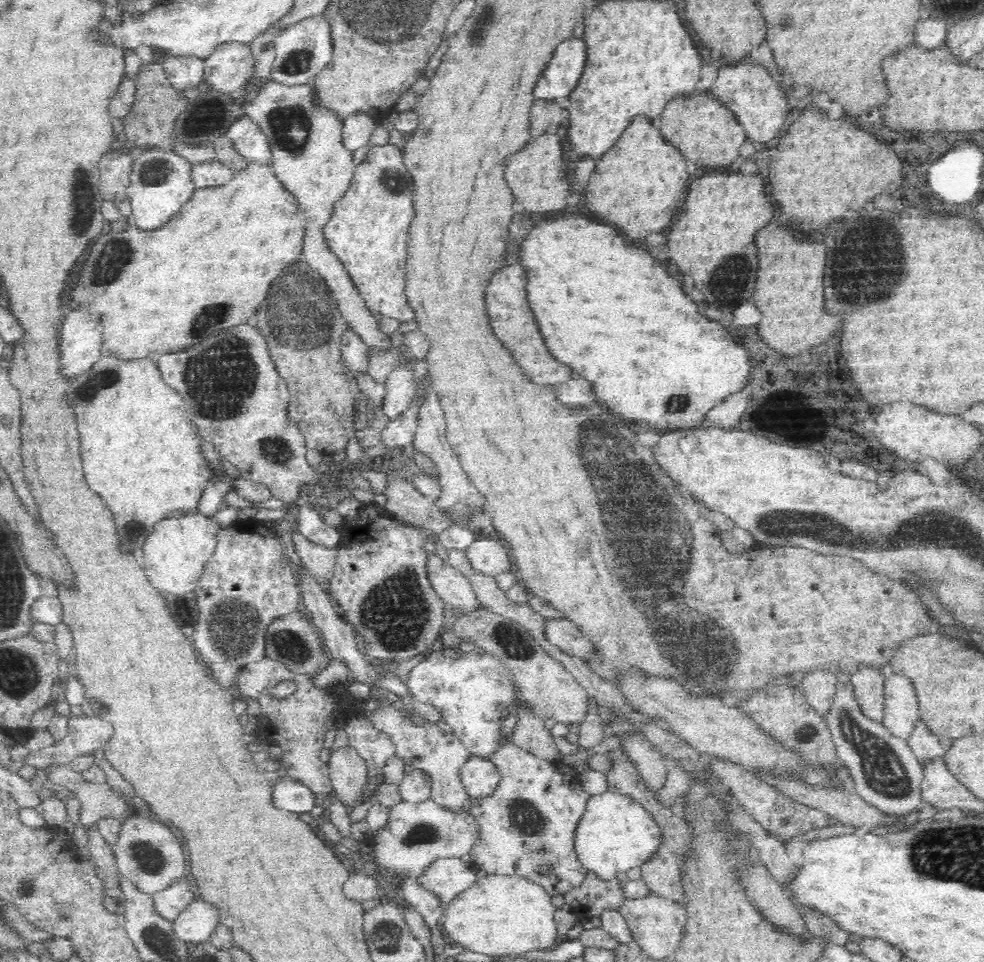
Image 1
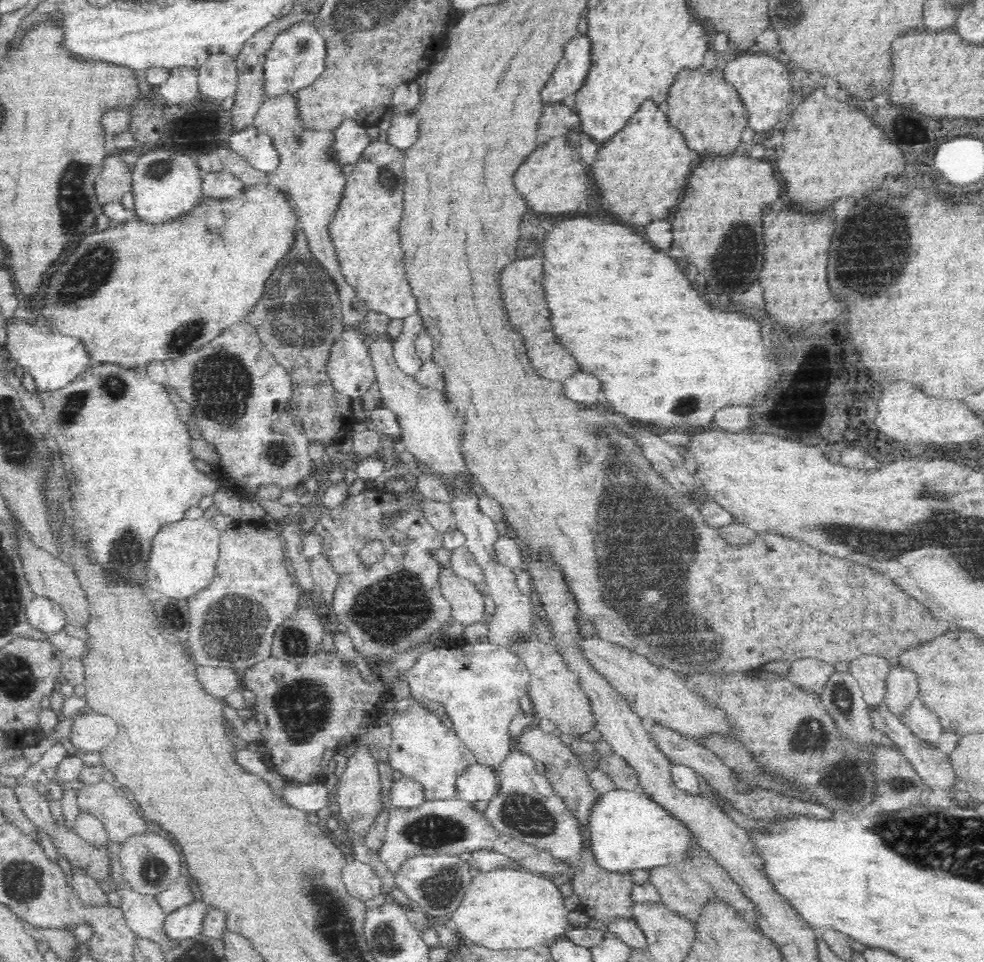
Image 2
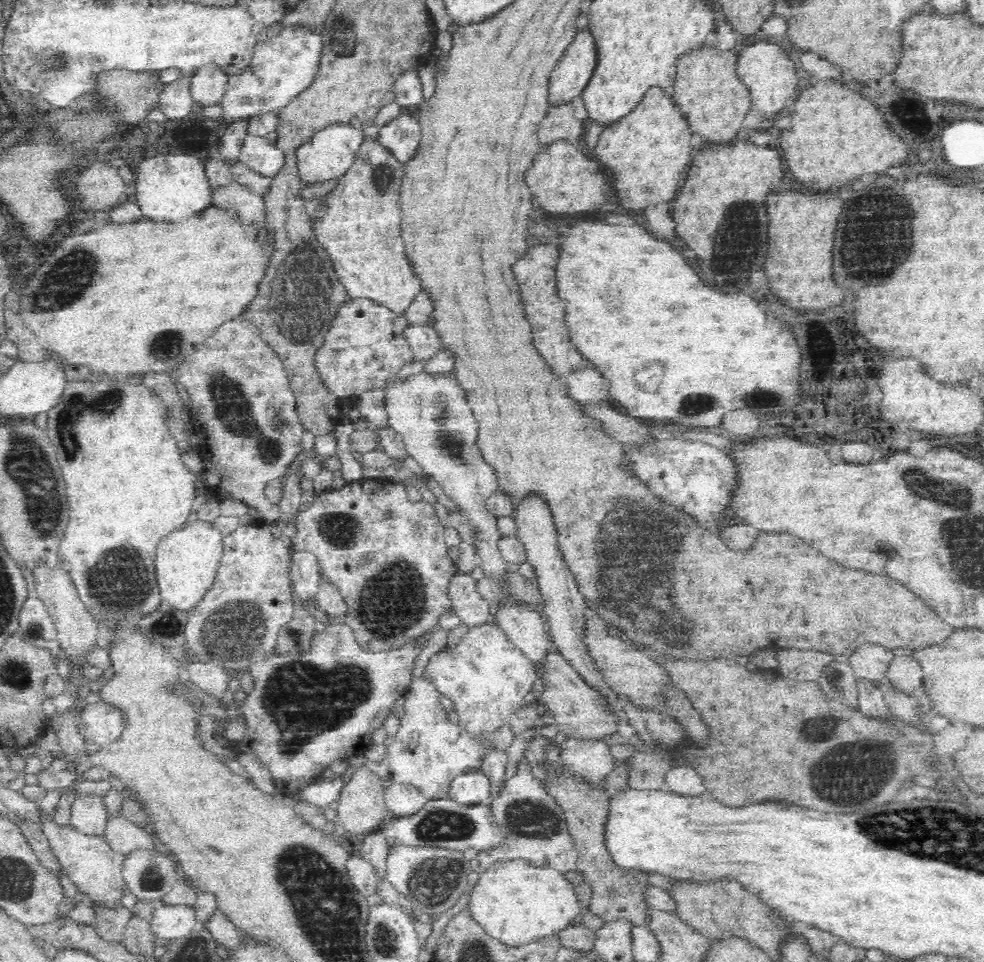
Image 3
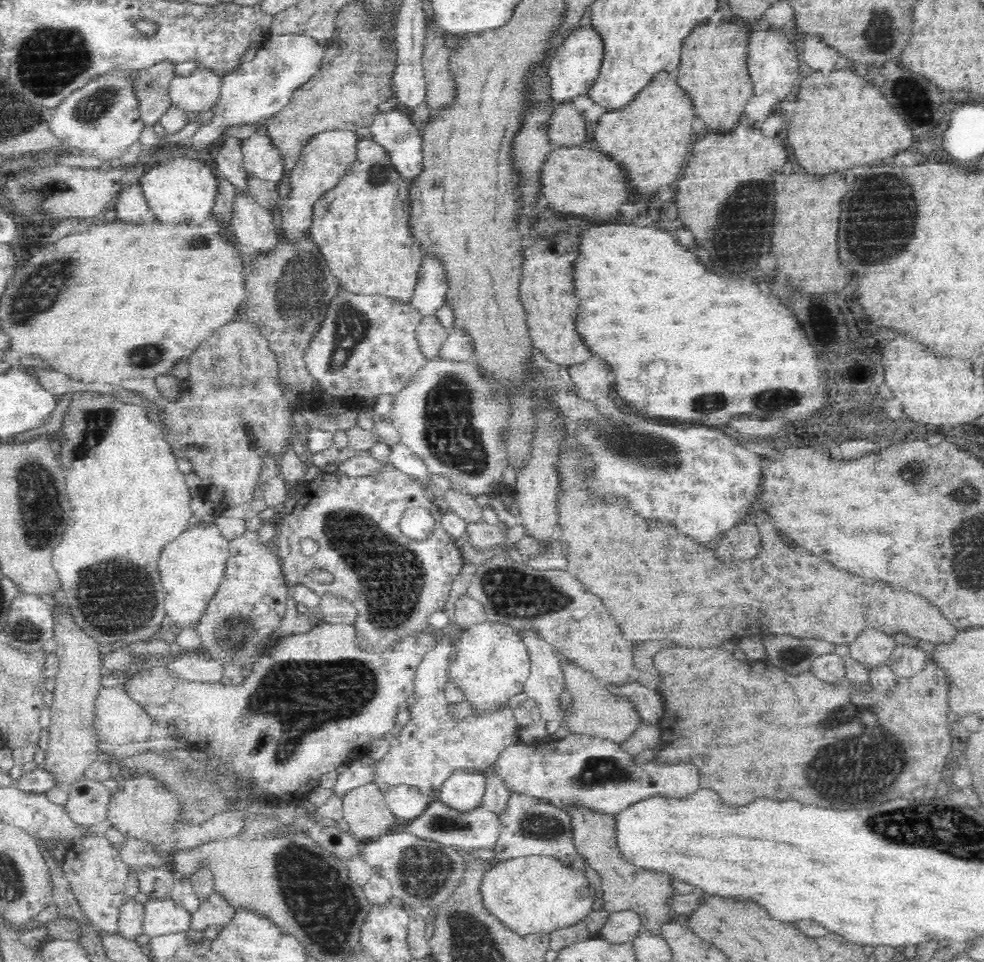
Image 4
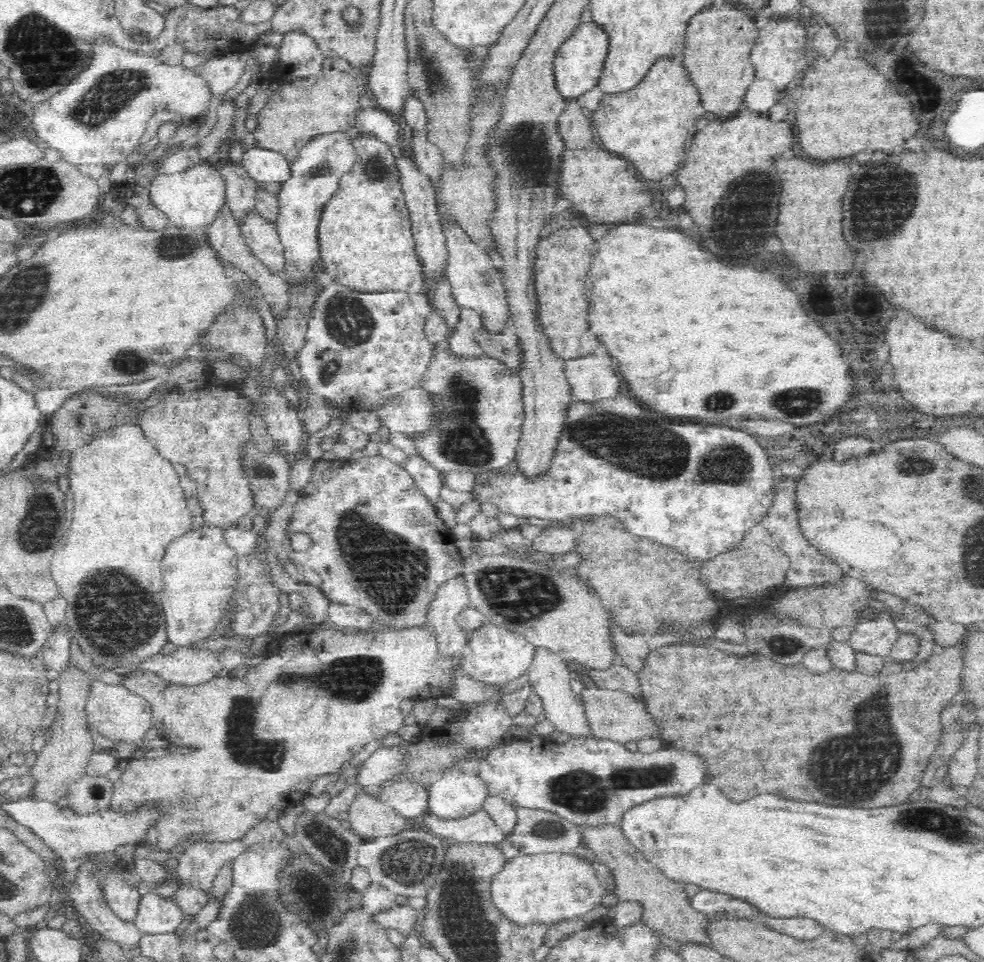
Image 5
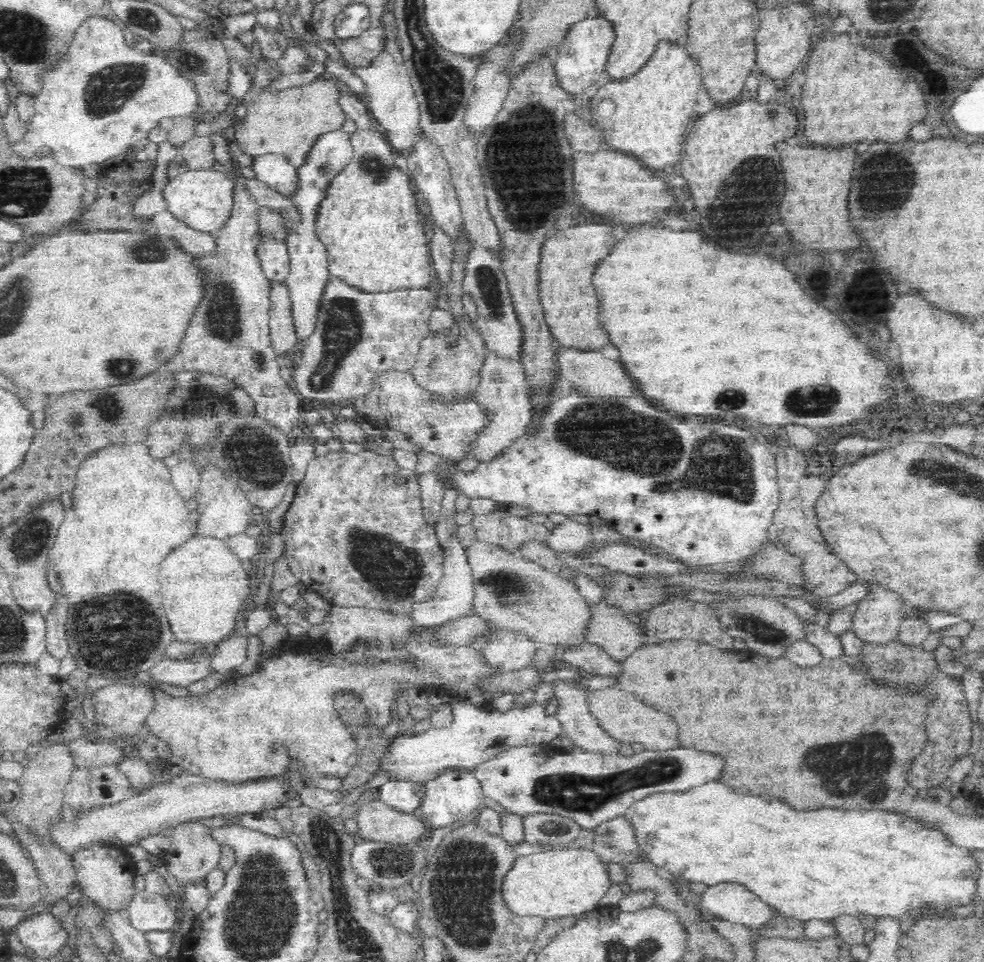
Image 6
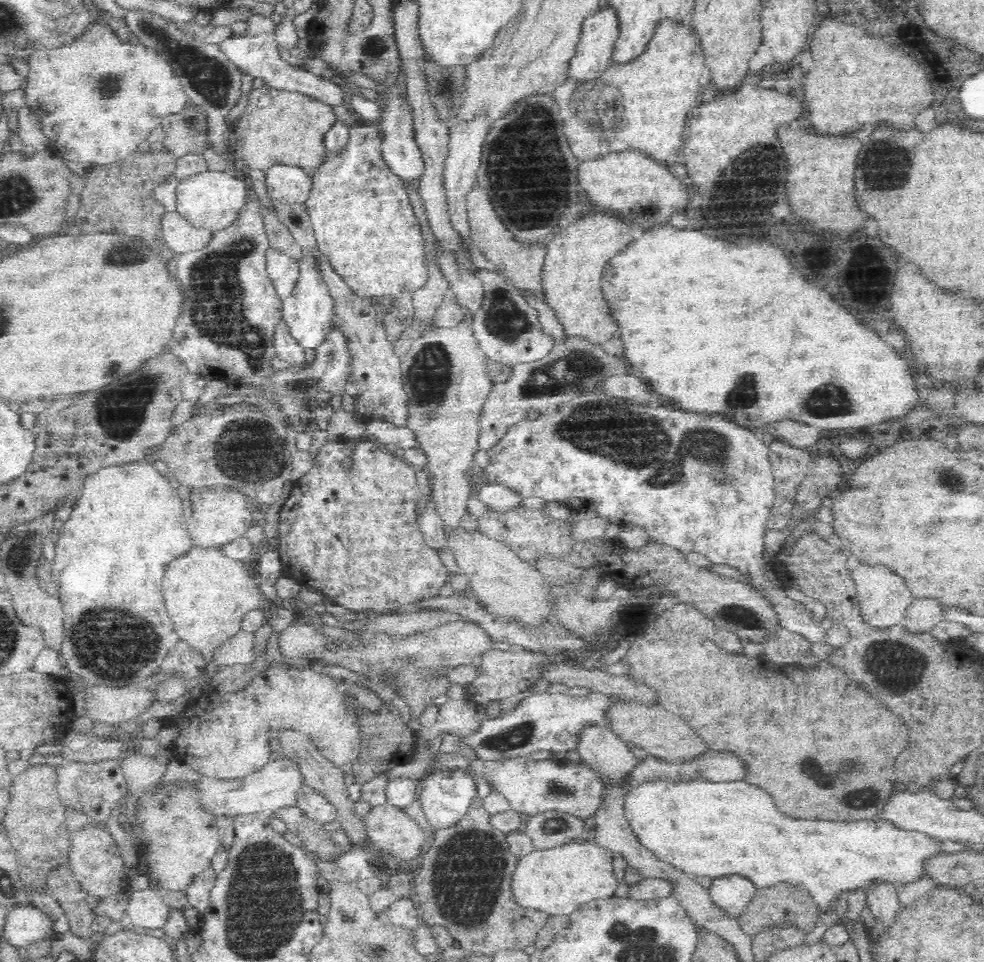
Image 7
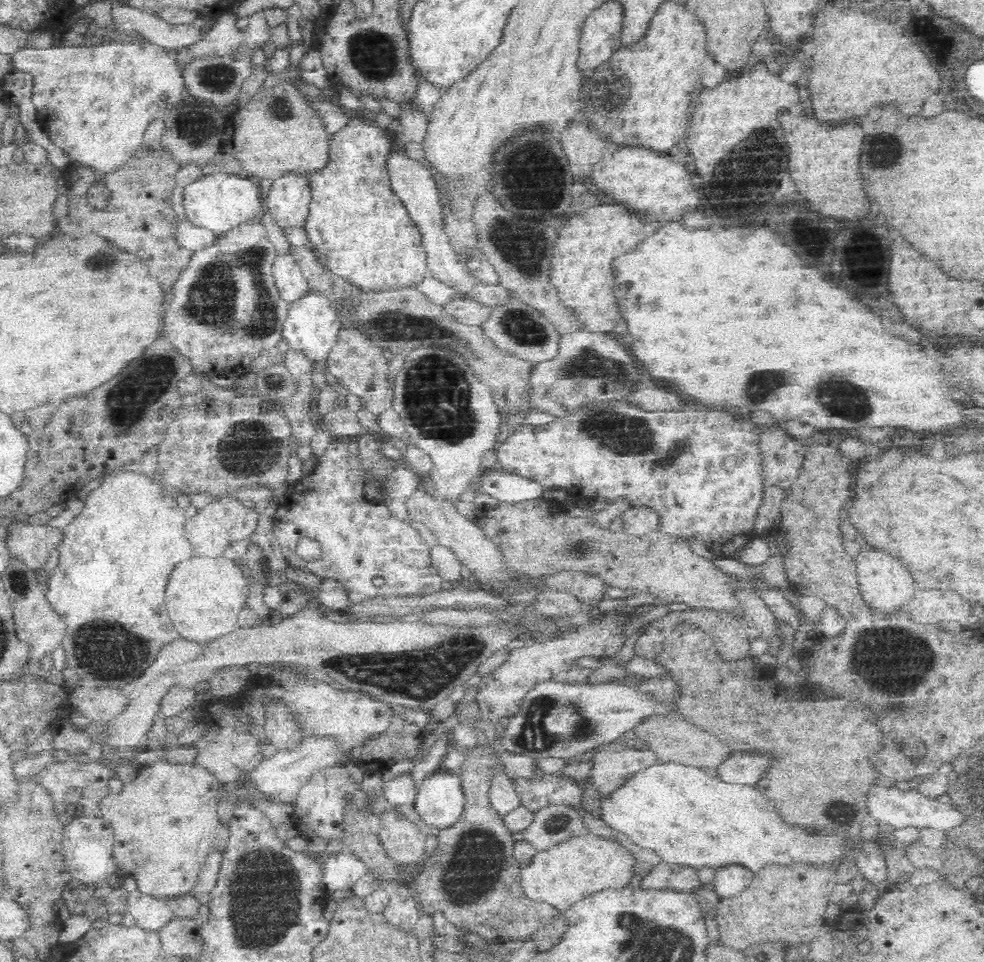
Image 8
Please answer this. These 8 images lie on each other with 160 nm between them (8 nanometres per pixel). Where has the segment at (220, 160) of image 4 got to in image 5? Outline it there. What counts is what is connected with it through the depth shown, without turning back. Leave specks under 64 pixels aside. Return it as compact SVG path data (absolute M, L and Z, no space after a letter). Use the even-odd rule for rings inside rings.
M231 159L220 172L226 181L226 202L229 211L237 222L236 226L241 229L256 204L257 183L250 178L242 164L234 163Z

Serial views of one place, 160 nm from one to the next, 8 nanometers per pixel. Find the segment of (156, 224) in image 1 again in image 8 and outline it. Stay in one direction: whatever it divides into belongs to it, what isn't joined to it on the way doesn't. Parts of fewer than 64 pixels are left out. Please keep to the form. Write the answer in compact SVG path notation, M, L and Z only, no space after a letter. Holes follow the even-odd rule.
M244 174L203 175L198 182L185 186L183 192L184 210L187 220L202 228L210 228L216 234L228 232L244 224L261 224L264 218L264 200L260 195L258 182Z

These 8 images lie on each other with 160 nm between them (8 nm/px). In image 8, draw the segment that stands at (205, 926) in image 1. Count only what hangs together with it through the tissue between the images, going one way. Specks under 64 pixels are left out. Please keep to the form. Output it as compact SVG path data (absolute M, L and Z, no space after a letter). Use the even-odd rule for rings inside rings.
M138 889L129 894L126 909L134 916L135 926L148 931L159 931L173 917L167 899L144 894Z

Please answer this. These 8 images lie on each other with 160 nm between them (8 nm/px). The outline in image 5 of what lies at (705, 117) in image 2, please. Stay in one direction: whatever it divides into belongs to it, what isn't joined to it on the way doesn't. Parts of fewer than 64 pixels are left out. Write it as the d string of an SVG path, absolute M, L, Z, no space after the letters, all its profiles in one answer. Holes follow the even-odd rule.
M732 2L722 6L708 6L690 18L686 28L686 48L684 64L700 88L704 108L720 118L728 118L742 104L742 98L754 78L754 64L750 62L750 50L756 40L756 26L750 16L734 8Z

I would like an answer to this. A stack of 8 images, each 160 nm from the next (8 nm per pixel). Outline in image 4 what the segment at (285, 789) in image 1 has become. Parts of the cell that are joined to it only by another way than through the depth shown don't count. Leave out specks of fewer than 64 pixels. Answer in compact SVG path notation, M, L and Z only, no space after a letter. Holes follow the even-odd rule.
M366 756L360 758L358 762L349 763L347 770L338 774L336 784L331 789L336 795L343 797L355 788L376 783L376 778L378 778L376 762L376 759Z

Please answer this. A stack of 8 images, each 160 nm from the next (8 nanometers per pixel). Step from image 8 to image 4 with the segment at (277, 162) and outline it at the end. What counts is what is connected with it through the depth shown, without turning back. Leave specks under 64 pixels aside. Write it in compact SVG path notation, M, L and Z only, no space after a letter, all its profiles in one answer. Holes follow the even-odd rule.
M361 3L348 4L339 15L339 26L336 43L325 49L320 70L307 83L302 84L292 92L289 103L276 114L269 116L263 123L271 143L280 151L284 161L284 179L288 181L291 170L296 166L301 150L305 144L316 134L326 131L355 131L357 128L369 126L378 110L378 105L386 100L393 101L392 74L395 66L394 34L392 29L392 14L382 14L376 21L370 21L368 13L364 12Z

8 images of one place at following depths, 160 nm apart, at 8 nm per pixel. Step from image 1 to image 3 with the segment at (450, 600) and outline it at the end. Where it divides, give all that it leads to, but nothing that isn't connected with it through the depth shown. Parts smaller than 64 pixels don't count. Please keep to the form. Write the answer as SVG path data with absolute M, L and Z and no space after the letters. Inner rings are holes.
M458 574L448 588L452 612L468 627L488 623L492 613L492 605L480 596L476 582L470 575Z

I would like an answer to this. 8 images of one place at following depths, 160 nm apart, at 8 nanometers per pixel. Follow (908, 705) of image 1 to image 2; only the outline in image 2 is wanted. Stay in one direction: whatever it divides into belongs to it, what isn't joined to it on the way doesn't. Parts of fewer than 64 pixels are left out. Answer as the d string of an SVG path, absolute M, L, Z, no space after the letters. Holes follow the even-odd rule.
M901 664L892 667L887 675L883 702L901 718L904 709L918 696L919 676L914 669Z

